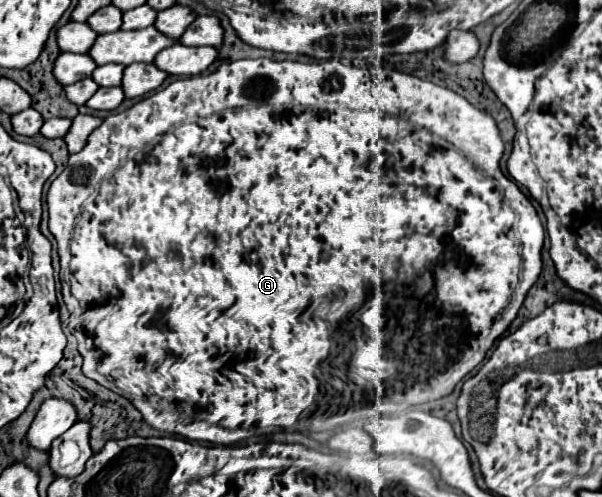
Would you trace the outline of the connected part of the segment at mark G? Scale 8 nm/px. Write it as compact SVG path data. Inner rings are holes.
M257 58L257 60L225 62L213 73L181 77L175 82L171 82L165 90L159 90L159 92L139 100L137 104L133 104L131 108L127 108L119 114L107 116L103 120L103 124L89 136L87 146L81 152L73 154L69 158L67 168L51 182L51 188L47 192L49 230L55 236L57 246L59 246L61 292L70 312L68 328L71 330L71 334L77 338L77 348L79 348L79 354L83 356L83 374L87 378L97 380L101 386L125 396L143 414L143 418L149 426L153 426L161 432L183 436L183 438L193 440L193 442L213 442L213 444L223 444L223 446L235 444L239 440L247 440L251 436L269 434L269 432L275 432L275 430L309 430L309 432L335 430L337 426L353 424L355 420L361 420L361 418L369 416L369 412L373 408L377 408L379 404L395 404L395 406L399 406L399 410L403 410L403 408L409 408L409 406L415 406L415 404L425 404L425 402L431 402L431 400L439 400L439 398L451 394L455 384L459 380L463 380L473 368L477 368L477 364L483 362L483 358L485 358L487 350L491 348L491 344L513 322L527 290L537 282L539 272L542 272L541 252L543 249L543 234L545 234L543 224L539 220L537 210L533 212L531 200L519 190L519 186L509 176L503 174L501 164L499 164L501 158L503 158L503 140L501 140L499 128L497 128L495 120L491 118L491 114L475 108L473 104L469 104L465 98L461 98L459 94L455 94L449 88L437 86L433 82L427 82L427 80L421 80L417 76L397 72L397 70L381 70L379 74L375 74L375 72L369 72L369 70L363 70L363 68L345 66L339 60L325 60L325 62L291 62L291 60L285 60L285 62L275 62L275 60L269 60L269 58ZM381 286L383 286L383 292L387 296L393 296L393 298L389 298L389 302L385 302L385 298L379 298L381 294L377 290L381 290ZM409 286L416 287L416 294L414 294L416 298L409 294ZM367 302L369 304L381 304L377 308L379 310L377 314L381 314L381 320L379 320L381 330L369 330L369 332L361 330L361 334L359 334L359 368L357 368L351 362L351 354L353 354L351 350L353 350L353 344L357 342L357 330L347 328L345 324L339 324L339 318L351 318L351 314L355 310L359 310L361 304L367 304Z

